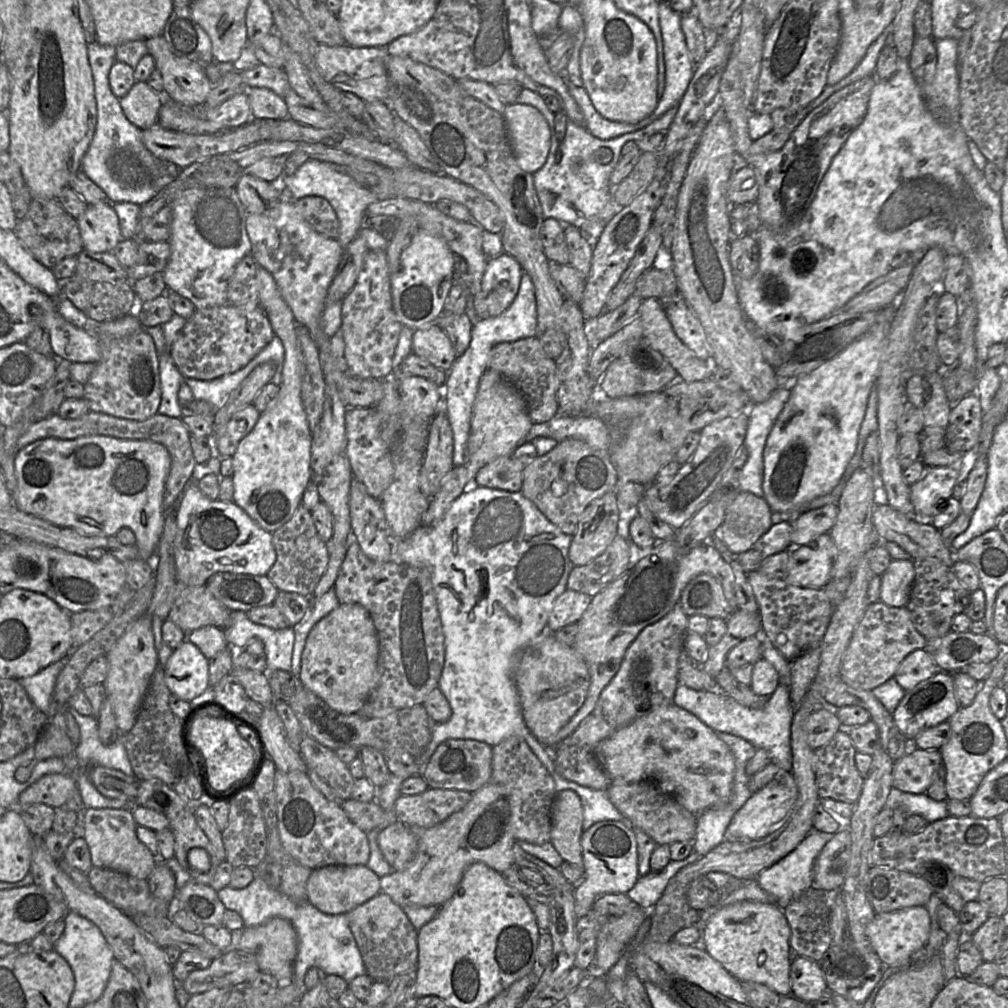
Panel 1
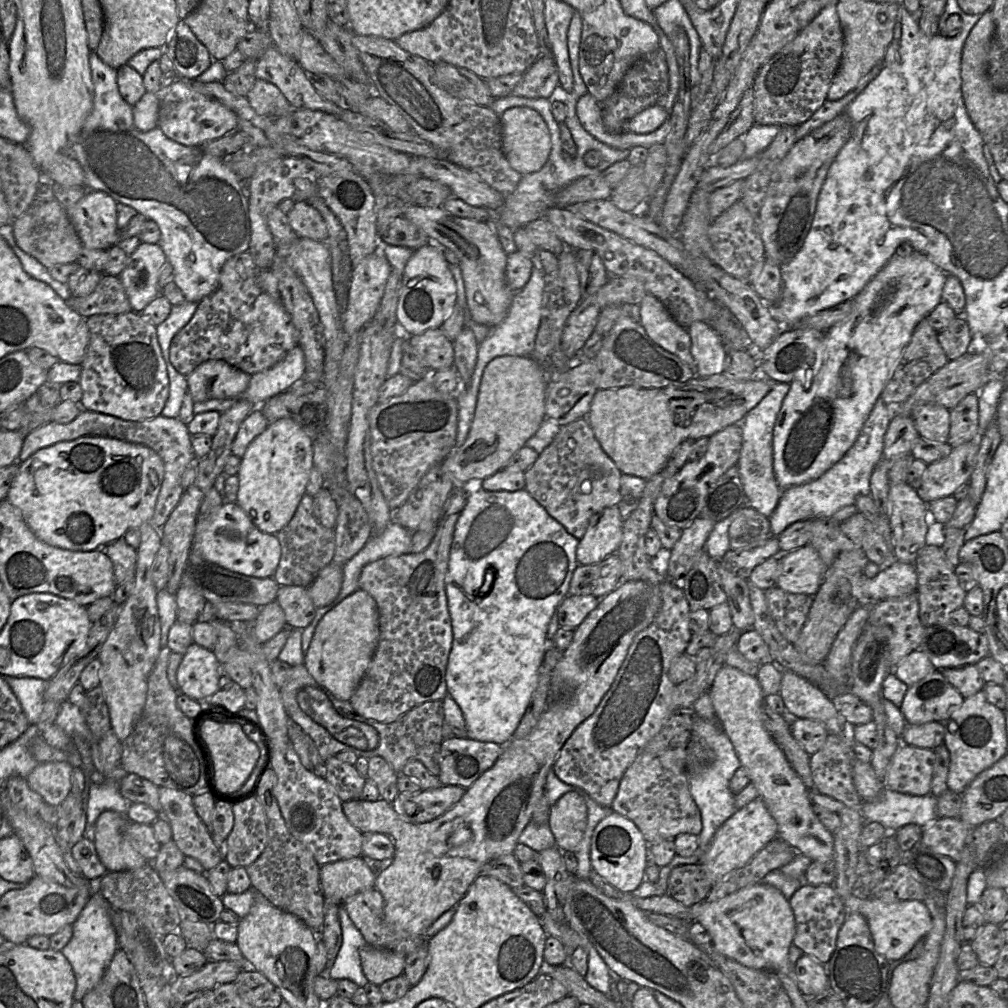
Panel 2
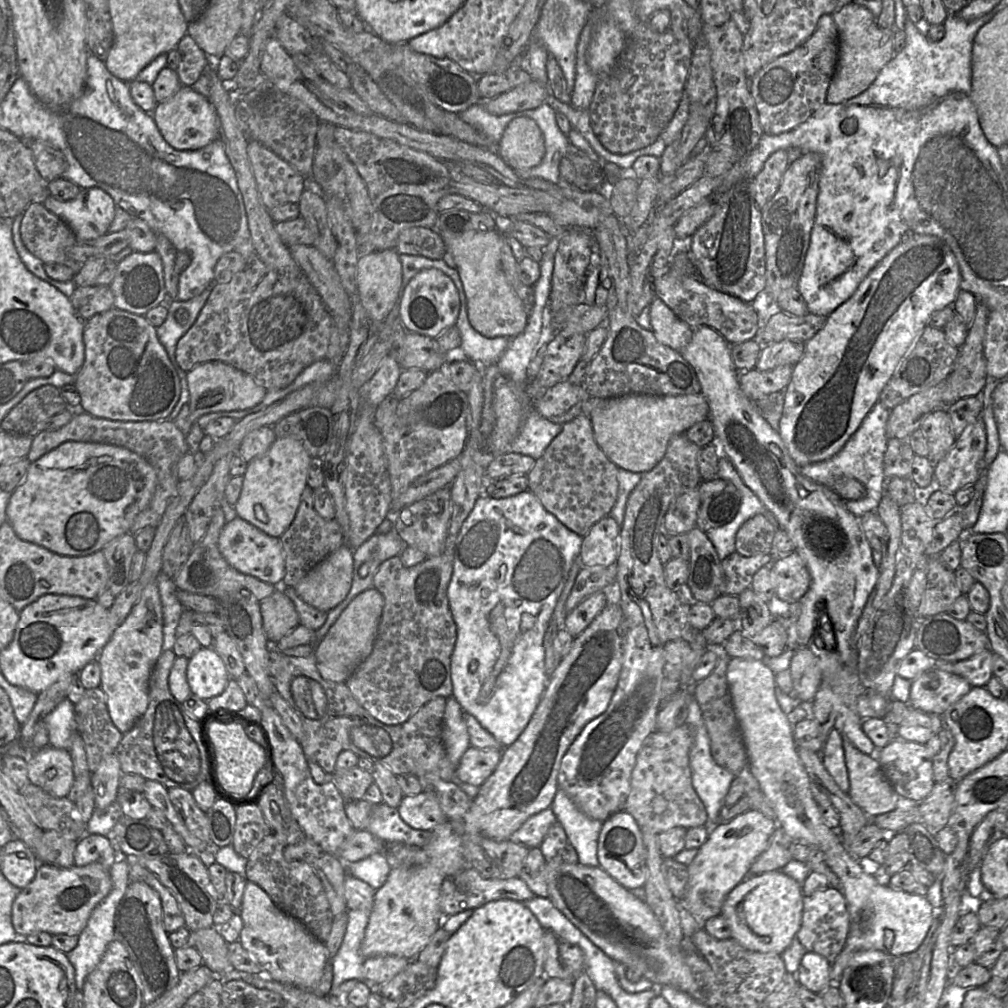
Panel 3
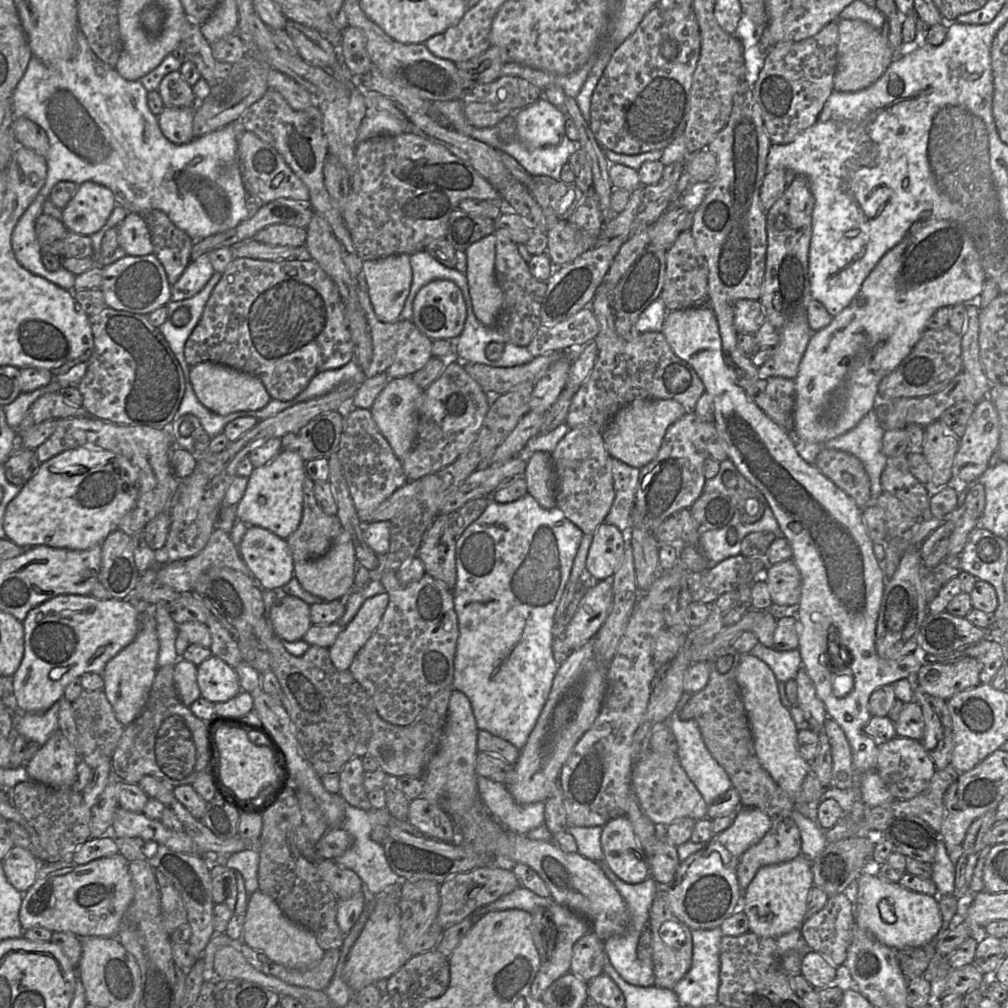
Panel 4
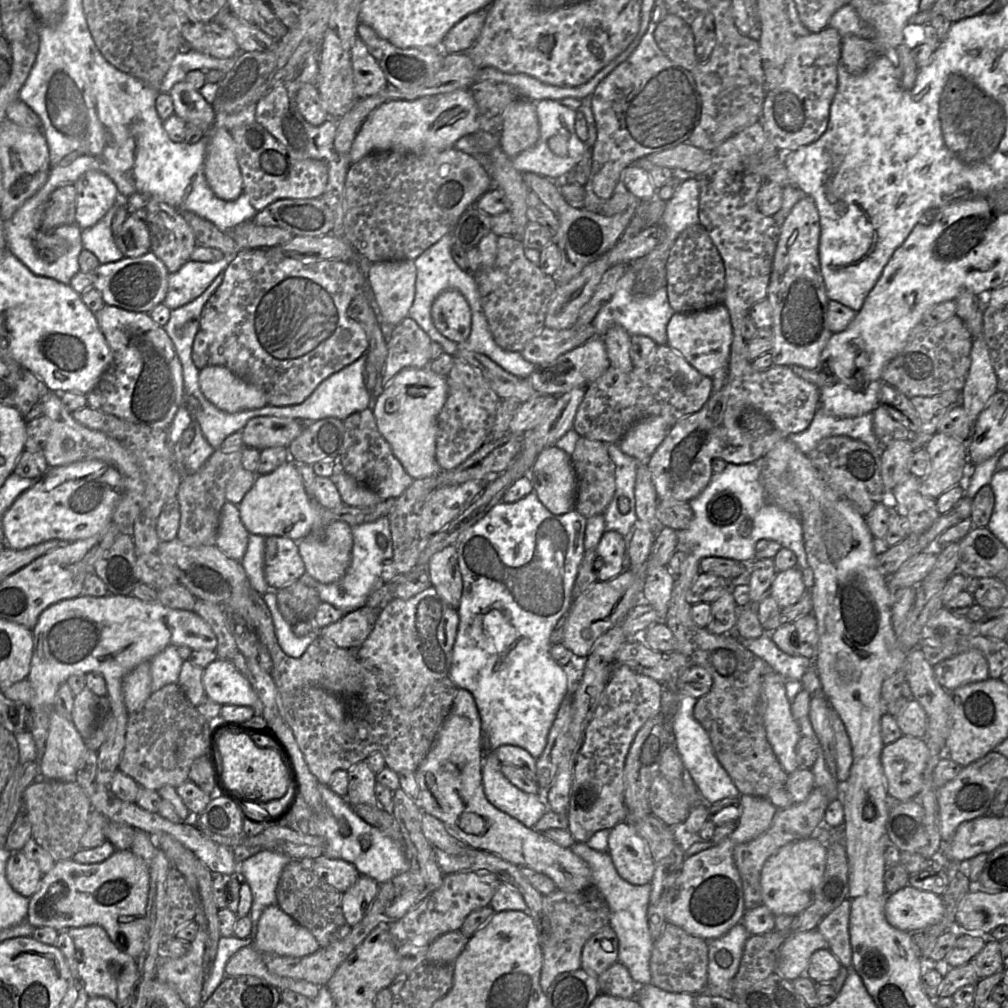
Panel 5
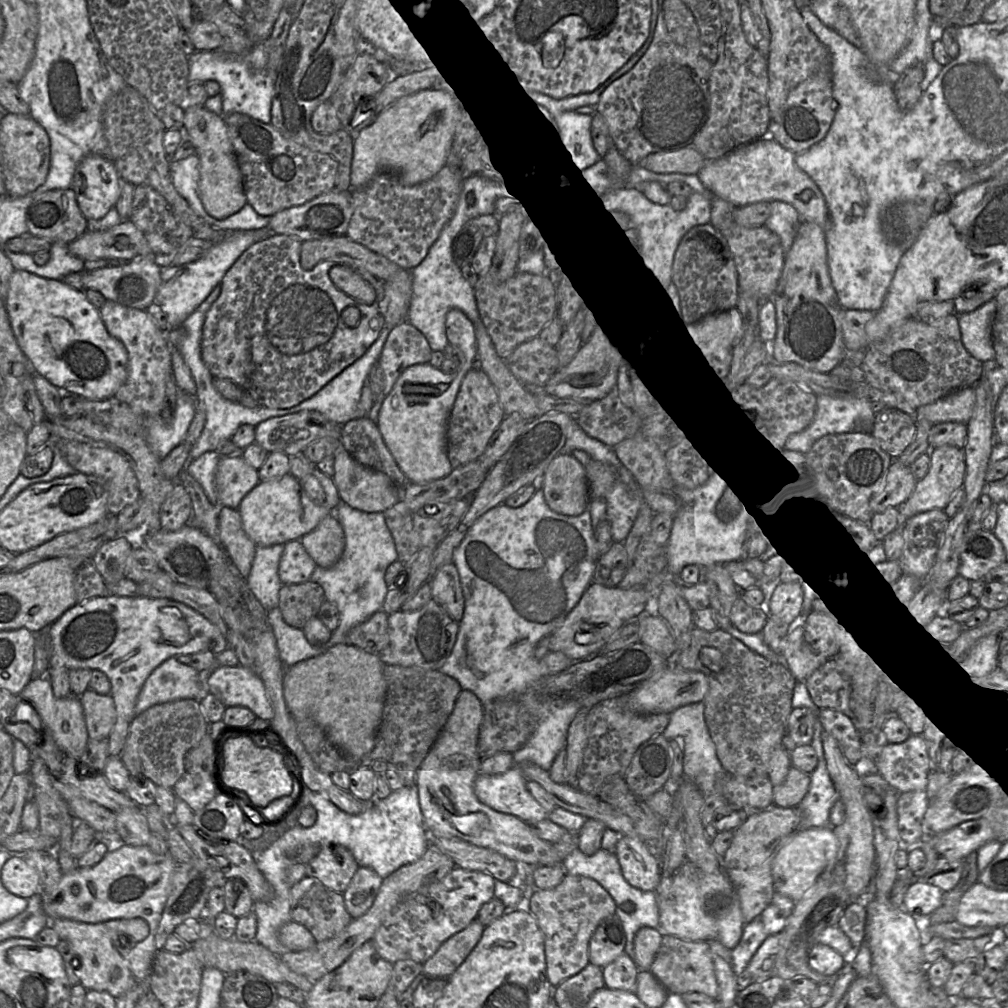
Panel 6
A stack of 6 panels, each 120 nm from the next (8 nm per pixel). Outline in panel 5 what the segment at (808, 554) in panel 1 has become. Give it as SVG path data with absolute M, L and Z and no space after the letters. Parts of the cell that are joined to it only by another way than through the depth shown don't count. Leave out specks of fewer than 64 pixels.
M797 566L777 572L770 588L770 595L780 609L796 604L805 593L803 573Z

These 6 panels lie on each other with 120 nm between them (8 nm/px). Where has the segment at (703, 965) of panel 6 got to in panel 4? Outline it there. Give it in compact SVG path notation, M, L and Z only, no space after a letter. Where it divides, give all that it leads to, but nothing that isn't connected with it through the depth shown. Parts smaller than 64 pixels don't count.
M658 885L649 912L649 928L652 937L655 985L672 989L684 978L692 965L692 929L679 920L670 910L667 888Z

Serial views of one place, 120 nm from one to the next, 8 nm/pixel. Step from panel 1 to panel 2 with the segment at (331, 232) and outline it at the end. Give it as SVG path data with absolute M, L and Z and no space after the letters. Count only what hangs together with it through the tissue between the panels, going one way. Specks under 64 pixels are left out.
M306 201L295 202L287 213L287 220L298 237L325 242L328 238L328 228L321 213Z

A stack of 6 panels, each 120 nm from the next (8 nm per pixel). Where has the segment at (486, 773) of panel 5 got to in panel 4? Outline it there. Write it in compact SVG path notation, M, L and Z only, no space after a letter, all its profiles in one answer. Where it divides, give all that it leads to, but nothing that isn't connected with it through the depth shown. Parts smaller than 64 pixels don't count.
M477 775L479 798L506 830L527 835L545 822L545 804L538 801L520 804L515 801L506 784Z

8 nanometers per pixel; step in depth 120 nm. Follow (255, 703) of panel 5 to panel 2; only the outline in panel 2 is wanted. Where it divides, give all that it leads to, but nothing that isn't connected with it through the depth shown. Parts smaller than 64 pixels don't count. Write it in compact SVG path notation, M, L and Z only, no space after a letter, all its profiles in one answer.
M192 643L177 670L178 691L205 702L217 691L221 674L222 667L213 650Z

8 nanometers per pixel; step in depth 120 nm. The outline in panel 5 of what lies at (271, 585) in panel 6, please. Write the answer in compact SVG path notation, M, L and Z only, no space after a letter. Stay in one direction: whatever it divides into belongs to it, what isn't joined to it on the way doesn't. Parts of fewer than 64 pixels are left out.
M250 534L248 547L241 561L251 587L260 595L270 590L264 576L265 538L264 536Z

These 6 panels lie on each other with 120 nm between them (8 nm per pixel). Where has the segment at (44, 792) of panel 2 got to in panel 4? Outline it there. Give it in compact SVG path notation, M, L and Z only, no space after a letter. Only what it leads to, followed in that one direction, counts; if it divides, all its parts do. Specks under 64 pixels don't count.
M58 730L25 764L25 771L29 780L68 789L75 780L80 760L77 750Z

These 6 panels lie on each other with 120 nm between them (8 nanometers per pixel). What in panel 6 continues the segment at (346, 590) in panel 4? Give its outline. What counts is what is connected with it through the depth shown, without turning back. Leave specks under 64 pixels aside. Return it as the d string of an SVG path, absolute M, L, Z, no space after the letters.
M330 514L314 530L304 535L300 542L318 567L330 568L343 555L345 534L336 516Z

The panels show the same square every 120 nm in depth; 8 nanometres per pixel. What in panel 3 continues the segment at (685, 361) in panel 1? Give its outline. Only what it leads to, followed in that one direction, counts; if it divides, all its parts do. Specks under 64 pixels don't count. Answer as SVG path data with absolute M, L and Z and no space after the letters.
M659 298L650 303L651 331L663 345L680 352L691 341L693 330Z

